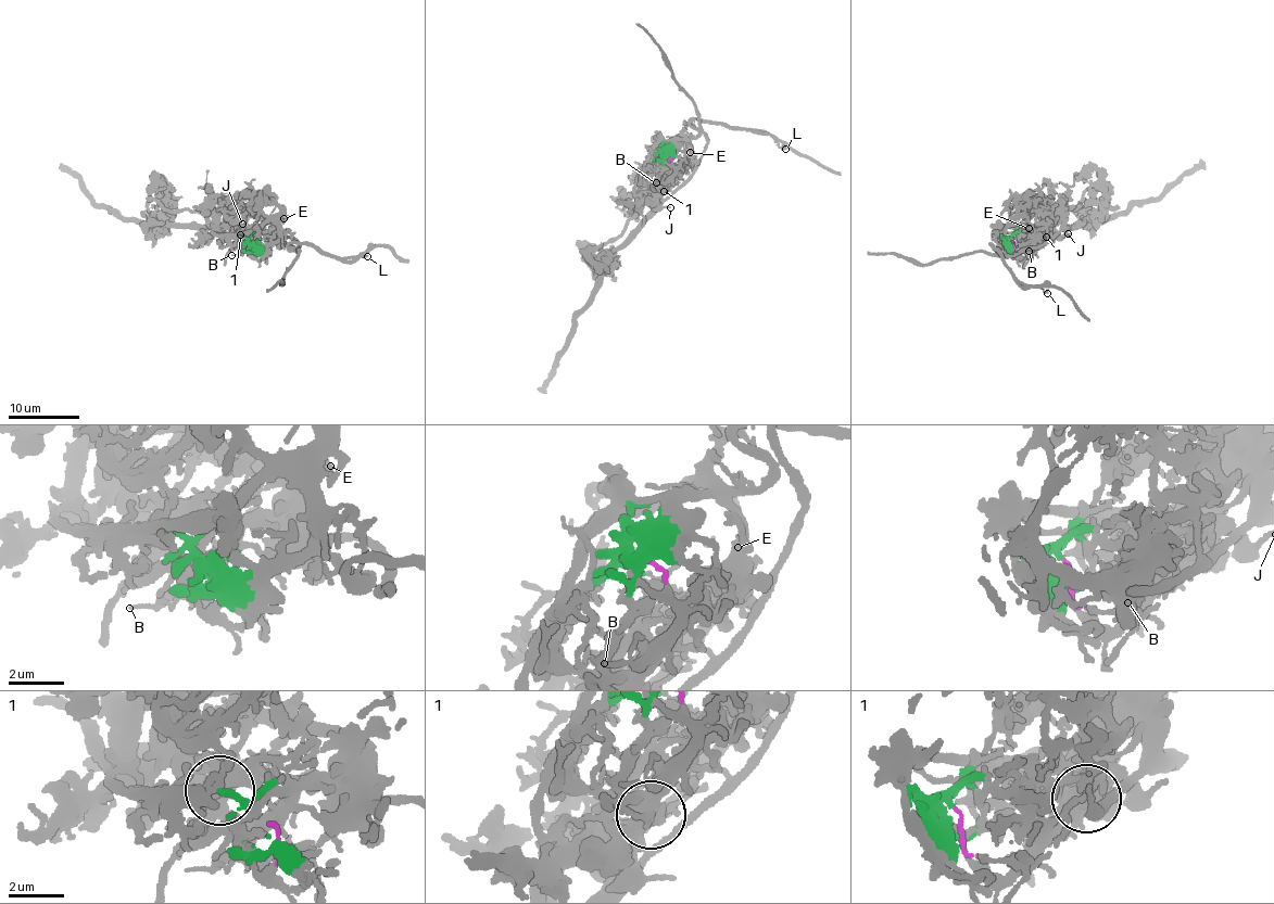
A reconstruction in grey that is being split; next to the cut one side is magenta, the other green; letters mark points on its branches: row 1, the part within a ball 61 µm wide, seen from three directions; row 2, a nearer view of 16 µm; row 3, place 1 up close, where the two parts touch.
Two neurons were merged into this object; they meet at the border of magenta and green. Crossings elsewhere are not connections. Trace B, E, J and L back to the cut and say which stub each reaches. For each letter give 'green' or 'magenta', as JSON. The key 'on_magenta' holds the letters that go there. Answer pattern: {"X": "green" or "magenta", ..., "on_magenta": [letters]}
{"B": "magenta", "E": "green", "J": "magenta", "L": "green", "on_magenta": ["B", "J"]}

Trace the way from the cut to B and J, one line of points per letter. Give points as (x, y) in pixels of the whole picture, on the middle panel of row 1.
B: (665, 155), (672, 160), (675, 173), (666, 182), (655, 183)
J: (665, 155), (672, 160), (675, 176), (663, 193), (663, 204), (670, 206)

